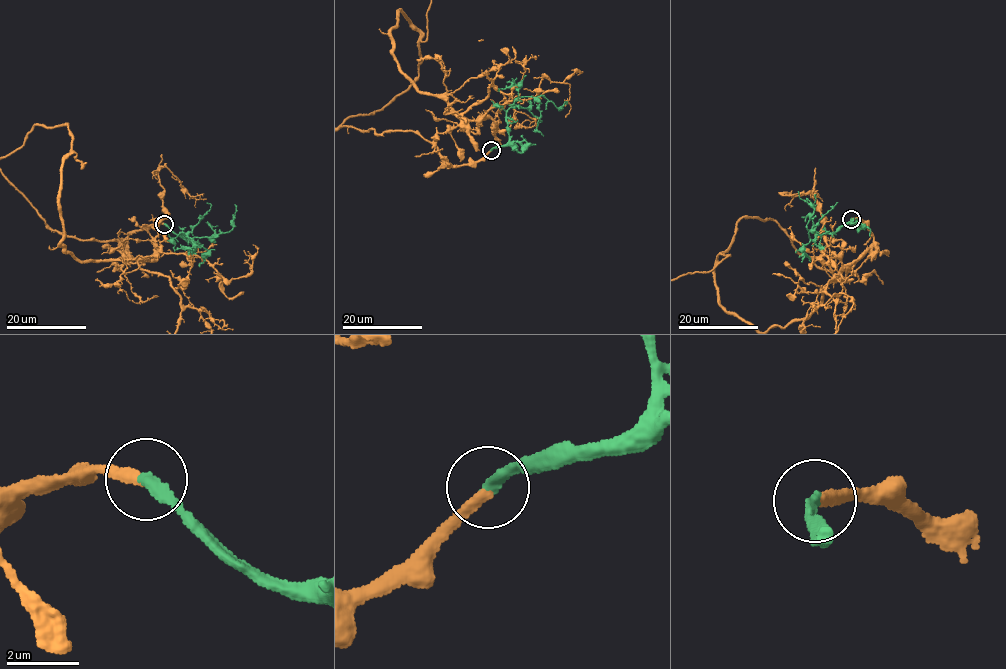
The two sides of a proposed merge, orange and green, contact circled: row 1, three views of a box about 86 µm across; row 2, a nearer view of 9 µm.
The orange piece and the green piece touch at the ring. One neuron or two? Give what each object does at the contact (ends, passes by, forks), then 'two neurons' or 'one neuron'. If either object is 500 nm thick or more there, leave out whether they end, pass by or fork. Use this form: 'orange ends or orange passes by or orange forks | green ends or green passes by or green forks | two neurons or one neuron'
orange ends | green ends | one neuron

